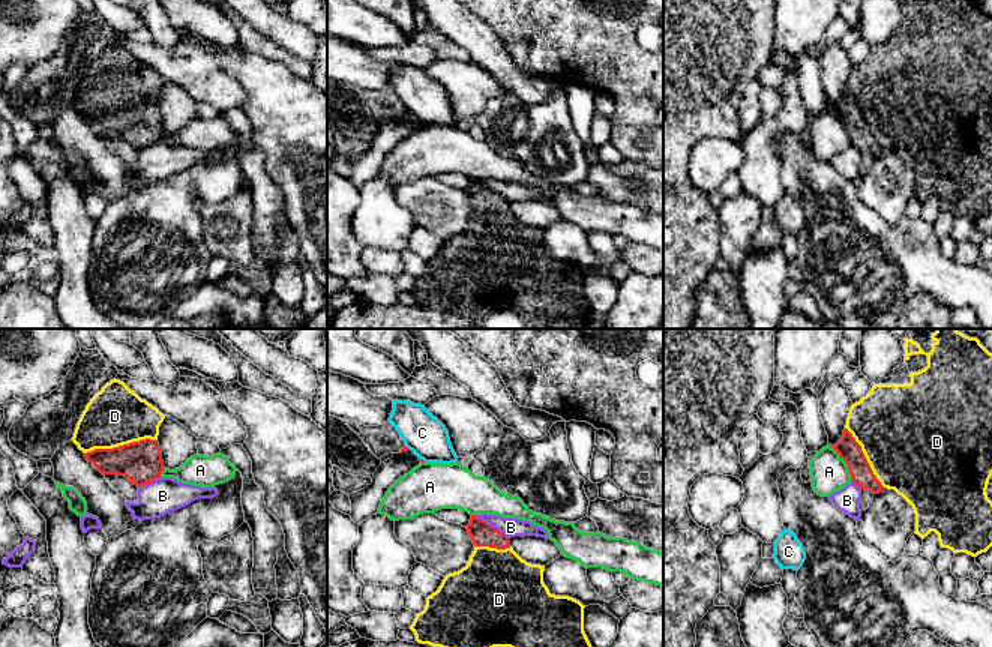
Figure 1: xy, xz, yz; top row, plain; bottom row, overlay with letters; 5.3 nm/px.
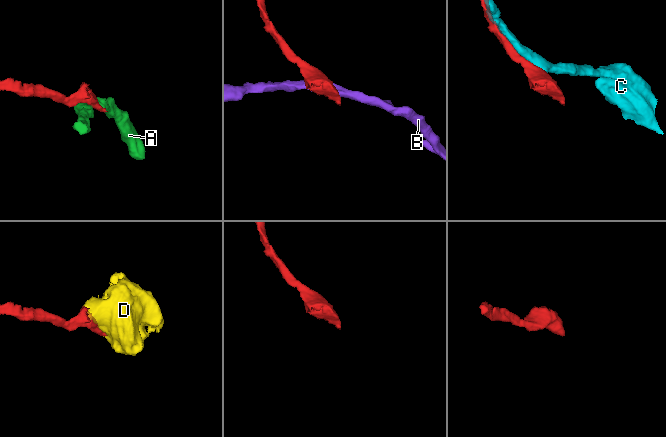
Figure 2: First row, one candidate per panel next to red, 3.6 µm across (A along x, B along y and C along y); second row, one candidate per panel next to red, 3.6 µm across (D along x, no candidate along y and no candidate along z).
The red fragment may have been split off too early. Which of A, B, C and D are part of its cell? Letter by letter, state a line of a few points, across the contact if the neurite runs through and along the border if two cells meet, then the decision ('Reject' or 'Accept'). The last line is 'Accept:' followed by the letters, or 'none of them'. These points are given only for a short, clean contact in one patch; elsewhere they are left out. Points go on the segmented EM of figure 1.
A: Reject
B: Line: xz (476, 517), (497, 527), (509, 538). Reject
C: Reject
D: Accept
Accept: D

